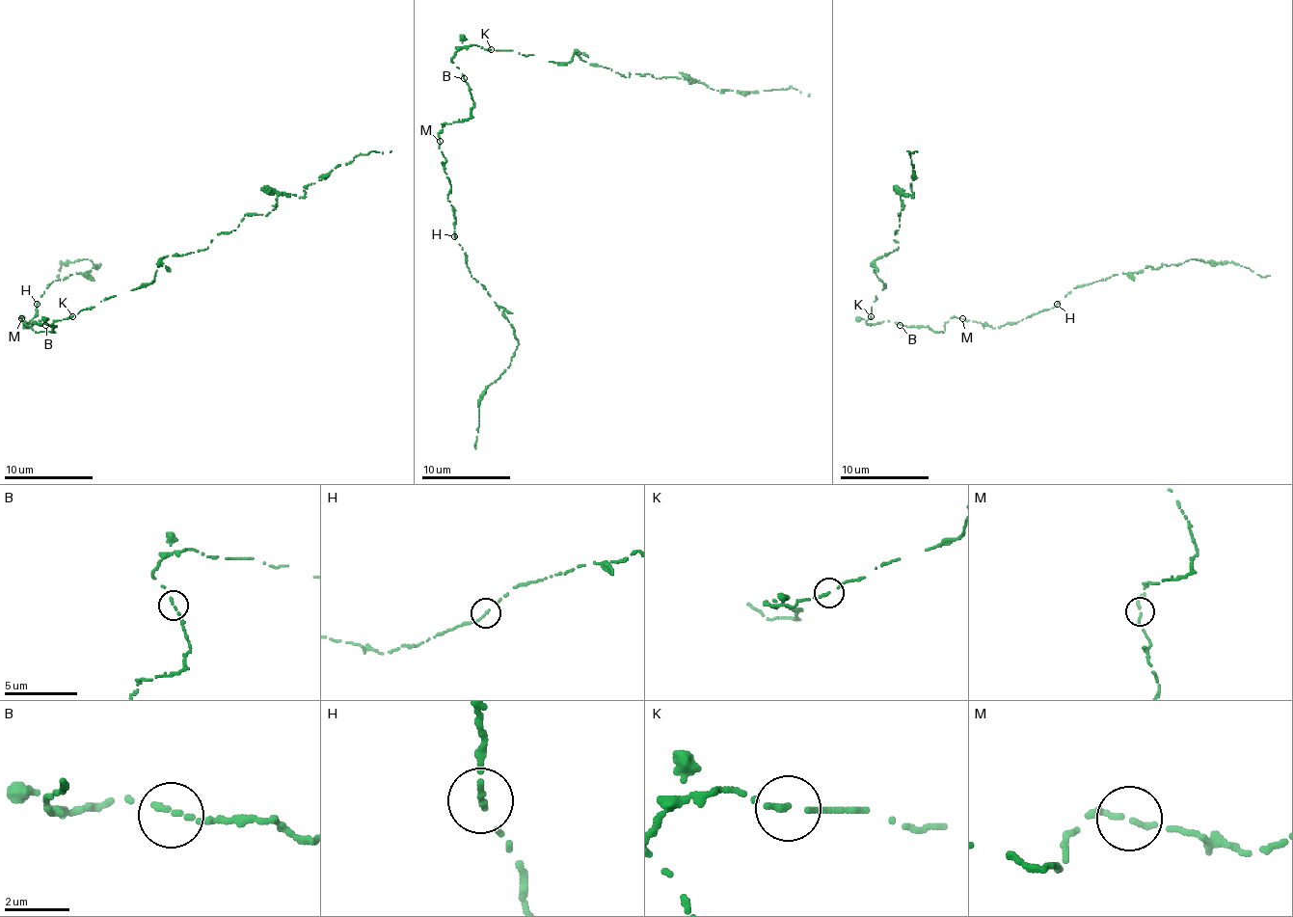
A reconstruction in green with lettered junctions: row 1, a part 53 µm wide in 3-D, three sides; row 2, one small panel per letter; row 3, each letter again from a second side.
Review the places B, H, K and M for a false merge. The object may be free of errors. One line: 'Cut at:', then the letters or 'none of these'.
Cut at: none of these

